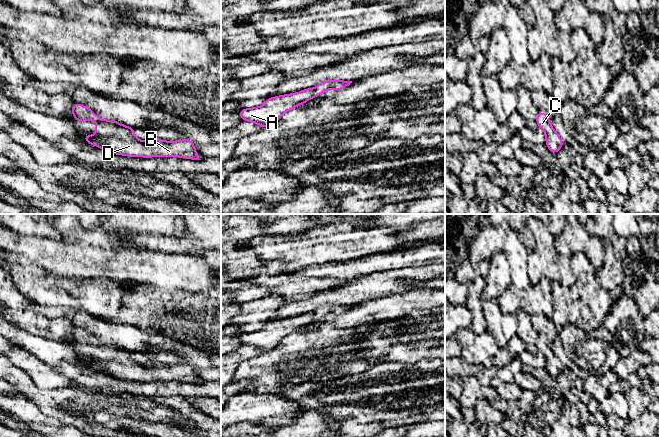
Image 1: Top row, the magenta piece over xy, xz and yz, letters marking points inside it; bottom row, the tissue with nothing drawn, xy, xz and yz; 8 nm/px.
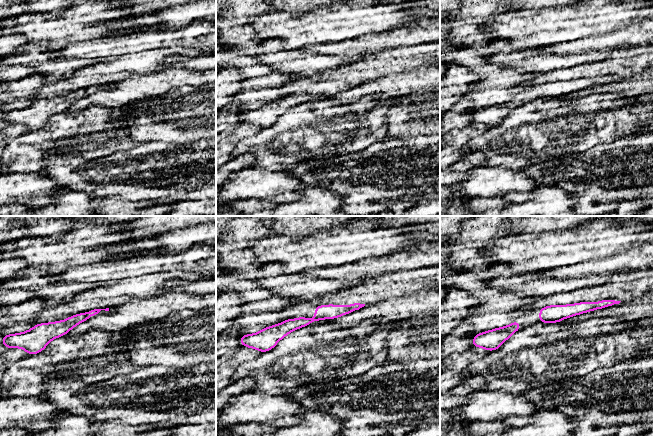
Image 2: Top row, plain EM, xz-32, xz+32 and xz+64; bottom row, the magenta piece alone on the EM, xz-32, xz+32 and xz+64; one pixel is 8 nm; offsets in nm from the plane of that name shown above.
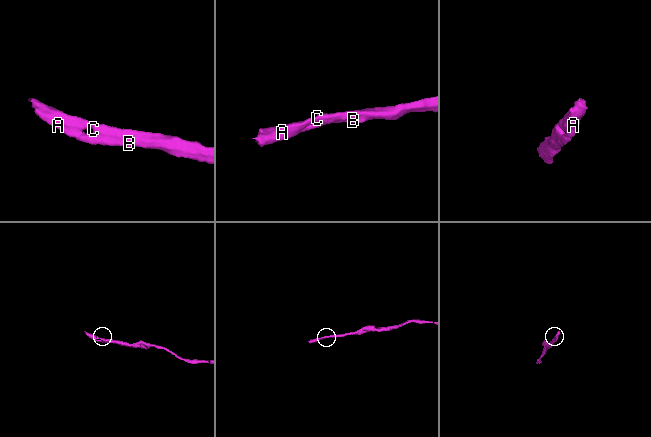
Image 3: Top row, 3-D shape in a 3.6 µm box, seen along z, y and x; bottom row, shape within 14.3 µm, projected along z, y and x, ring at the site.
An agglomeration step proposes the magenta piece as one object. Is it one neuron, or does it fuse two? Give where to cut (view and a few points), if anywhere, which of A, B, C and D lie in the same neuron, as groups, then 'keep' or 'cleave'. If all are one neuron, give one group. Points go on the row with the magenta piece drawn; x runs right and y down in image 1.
no cut; A B C D; keep

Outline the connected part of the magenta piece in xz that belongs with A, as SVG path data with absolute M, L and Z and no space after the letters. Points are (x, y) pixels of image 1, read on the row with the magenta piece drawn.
M324 80L317 88L307 88L297 93L285 94L267 98L262 106L239 110L242 121L255 122L263 128L275 124L279 118L289 110L306 103L308 100L321 95L323 92L333 89L342 90L349 86L352 81L346 80Z

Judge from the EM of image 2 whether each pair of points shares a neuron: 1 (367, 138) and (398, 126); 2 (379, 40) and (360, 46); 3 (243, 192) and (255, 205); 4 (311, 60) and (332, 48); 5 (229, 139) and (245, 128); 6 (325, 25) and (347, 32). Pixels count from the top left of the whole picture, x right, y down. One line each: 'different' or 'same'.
1: different
2: same
3: different
4: different
5: same
6: same

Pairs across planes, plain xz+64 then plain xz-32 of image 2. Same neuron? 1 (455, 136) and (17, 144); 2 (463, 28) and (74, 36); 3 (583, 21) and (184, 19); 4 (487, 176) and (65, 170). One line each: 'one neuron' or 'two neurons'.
1: two neurons
2: one neuron
3: two neurons
4: two neurons

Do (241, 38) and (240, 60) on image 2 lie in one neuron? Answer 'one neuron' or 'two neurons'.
two neurons

